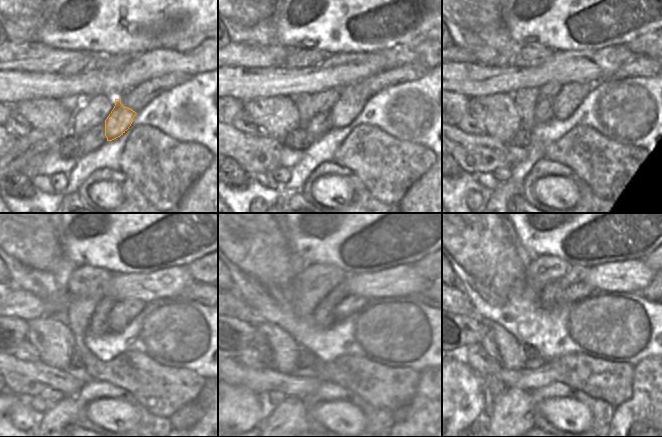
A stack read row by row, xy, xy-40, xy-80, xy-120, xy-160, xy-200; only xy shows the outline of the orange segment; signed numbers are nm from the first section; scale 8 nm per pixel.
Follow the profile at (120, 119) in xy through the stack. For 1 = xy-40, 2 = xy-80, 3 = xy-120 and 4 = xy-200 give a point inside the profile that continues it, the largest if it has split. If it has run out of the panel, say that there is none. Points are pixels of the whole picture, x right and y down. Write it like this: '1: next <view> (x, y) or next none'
1: next xy-40 (349, 103)
2: next xy-80 (570, 96)
3: next xy-120 (123, 312)
4: next xy-200 (581, 289)

